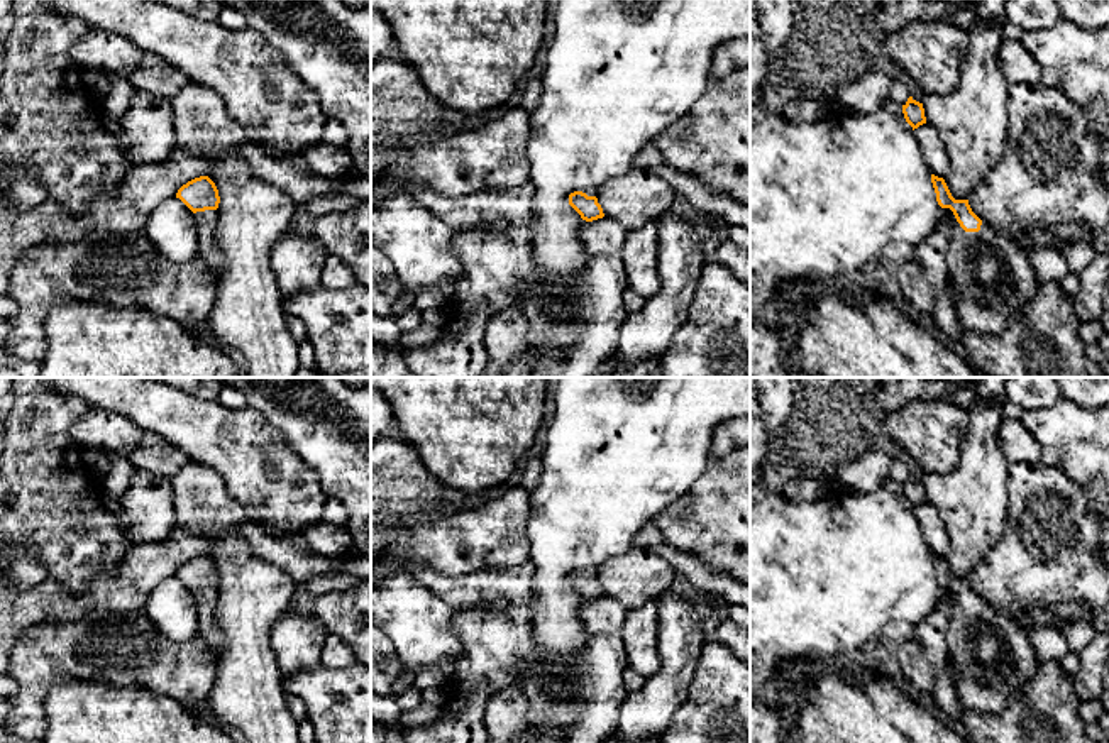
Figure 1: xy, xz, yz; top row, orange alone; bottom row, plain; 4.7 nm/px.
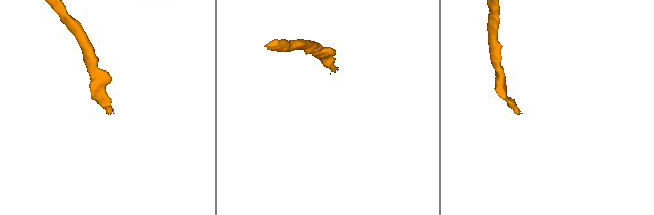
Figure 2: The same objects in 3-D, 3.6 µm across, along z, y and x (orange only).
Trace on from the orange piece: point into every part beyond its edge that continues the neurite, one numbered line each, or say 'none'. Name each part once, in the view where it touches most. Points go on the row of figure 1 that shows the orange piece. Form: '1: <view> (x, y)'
1: yz (994, 278)

